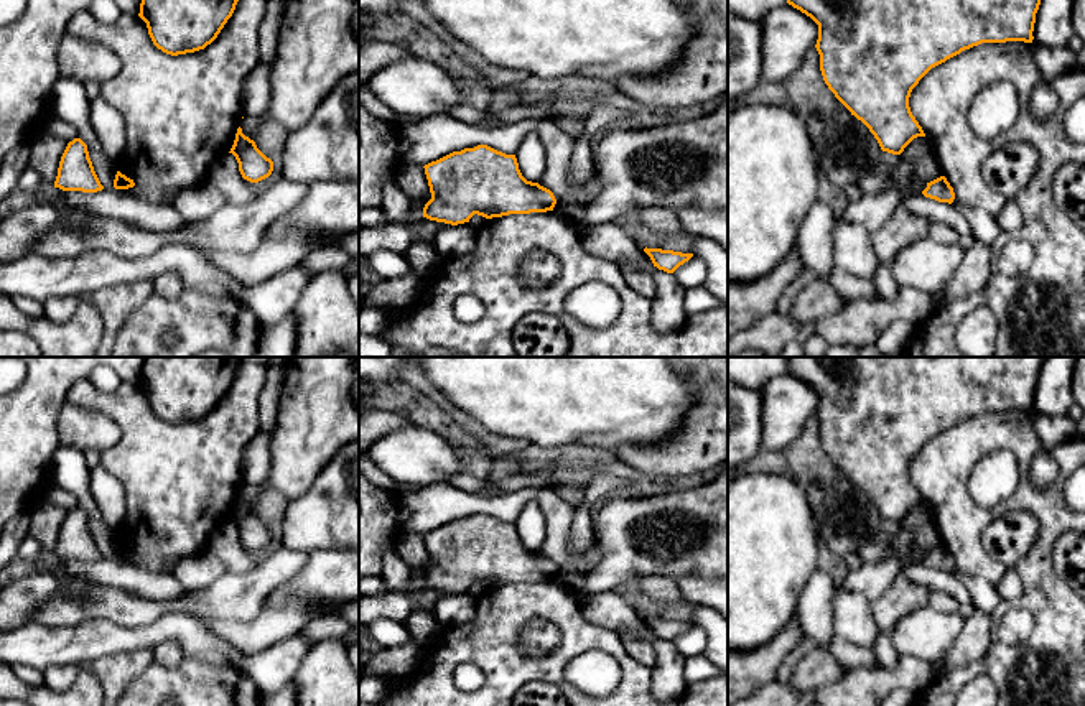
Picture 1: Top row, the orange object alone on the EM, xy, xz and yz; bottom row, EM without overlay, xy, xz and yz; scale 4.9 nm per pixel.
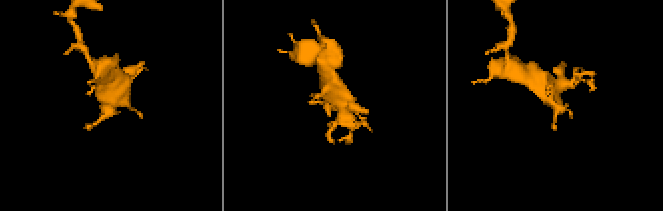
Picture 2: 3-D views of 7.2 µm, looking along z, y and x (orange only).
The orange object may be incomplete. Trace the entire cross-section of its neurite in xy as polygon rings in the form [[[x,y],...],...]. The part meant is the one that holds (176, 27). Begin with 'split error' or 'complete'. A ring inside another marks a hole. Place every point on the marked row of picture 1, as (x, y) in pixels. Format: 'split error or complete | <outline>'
complete | [[[142,0],[138,16],[147,23],[153,44],[178,56],[211,44],[239,0]]]

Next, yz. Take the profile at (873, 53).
complete | [[[787,0],[818,25],[817,51],[825,84],[861,120],[882,151],[901,155],[917,137],[925,137],[909,107],[919,81],[935,66],[981,43],[1032,43],[1041,0]]]

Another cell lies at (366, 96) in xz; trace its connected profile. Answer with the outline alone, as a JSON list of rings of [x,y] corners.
[[[367,82],[359,84],[359,104],[362,104],[374,117],[397,125],[398,114],[379,99]]]

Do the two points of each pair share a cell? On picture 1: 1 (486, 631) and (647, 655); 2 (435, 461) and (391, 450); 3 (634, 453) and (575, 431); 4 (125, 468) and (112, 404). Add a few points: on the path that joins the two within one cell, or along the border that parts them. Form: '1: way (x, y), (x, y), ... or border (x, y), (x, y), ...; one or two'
1: border (616, 634), (623, 649), (649, 668); two
2: way (423, 458), (402, 455); one
3: border (657, 443), (626, 443), (613, 455); two
4: way (129, 451), (129, 420); one

